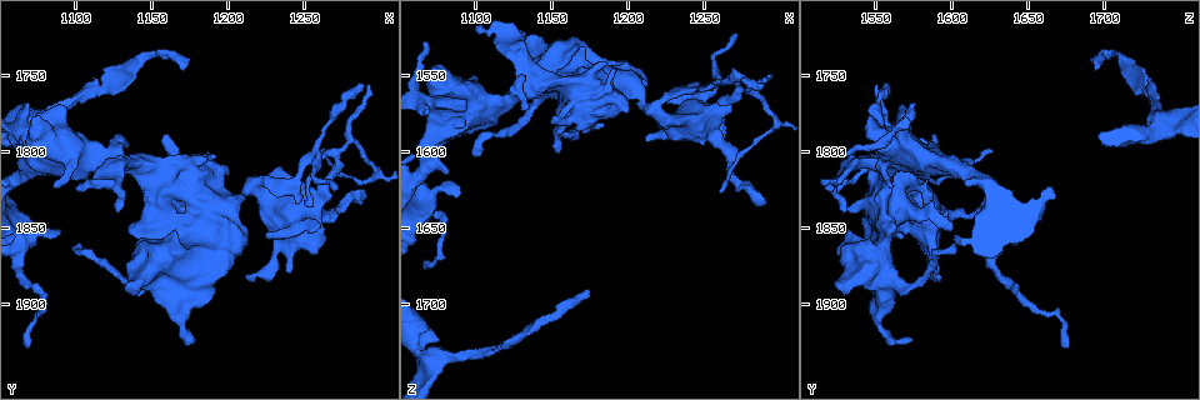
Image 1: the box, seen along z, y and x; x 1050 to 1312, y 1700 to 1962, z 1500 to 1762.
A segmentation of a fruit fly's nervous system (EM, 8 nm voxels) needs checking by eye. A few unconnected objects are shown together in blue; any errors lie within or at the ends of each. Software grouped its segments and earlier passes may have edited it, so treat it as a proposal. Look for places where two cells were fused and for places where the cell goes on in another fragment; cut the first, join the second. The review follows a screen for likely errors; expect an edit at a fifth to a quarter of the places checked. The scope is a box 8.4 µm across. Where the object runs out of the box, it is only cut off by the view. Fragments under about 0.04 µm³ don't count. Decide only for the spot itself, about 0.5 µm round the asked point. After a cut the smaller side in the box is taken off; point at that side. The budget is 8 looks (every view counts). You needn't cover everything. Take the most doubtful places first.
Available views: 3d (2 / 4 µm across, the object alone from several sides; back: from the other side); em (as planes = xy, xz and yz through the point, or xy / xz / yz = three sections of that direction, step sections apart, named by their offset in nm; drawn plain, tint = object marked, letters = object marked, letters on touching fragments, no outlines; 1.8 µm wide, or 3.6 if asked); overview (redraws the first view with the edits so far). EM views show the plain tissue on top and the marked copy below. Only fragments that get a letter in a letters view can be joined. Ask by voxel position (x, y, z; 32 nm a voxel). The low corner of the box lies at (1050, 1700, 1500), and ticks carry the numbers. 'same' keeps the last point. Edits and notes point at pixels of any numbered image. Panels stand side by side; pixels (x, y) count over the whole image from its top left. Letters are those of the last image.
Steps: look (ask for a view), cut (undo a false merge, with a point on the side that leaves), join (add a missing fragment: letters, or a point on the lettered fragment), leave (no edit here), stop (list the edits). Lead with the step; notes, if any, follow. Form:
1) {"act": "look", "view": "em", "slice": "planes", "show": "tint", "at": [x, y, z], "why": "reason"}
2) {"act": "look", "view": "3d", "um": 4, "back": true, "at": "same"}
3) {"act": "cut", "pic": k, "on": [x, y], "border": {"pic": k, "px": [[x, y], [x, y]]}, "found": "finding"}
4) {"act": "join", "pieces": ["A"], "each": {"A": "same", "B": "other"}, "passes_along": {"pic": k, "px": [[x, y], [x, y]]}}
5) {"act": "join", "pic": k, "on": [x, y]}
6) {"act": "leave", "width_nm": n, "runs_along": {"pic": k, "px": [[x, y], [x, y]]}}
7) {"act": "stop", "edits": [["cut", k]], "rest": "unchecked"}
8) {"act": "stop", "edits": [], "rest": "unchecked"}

{"act": "look", "view": "3d", "um": 2, "back": true, "at": [1072, 1782, 1734]}

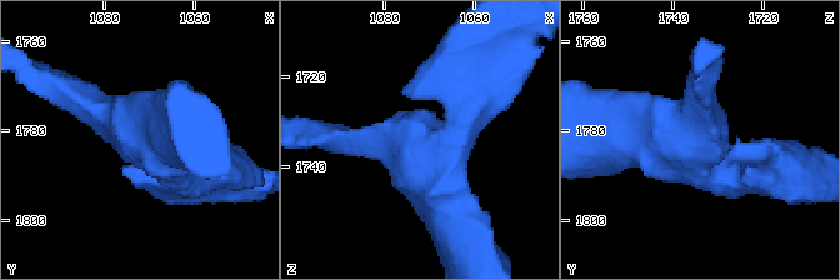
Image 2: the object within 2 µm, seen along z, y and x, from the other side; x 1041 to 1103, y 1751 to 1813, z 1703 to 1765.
{"act": "look", "view": "em", "slice": "planes", "show": "tint", "at": [1071, 1780, 1737]}

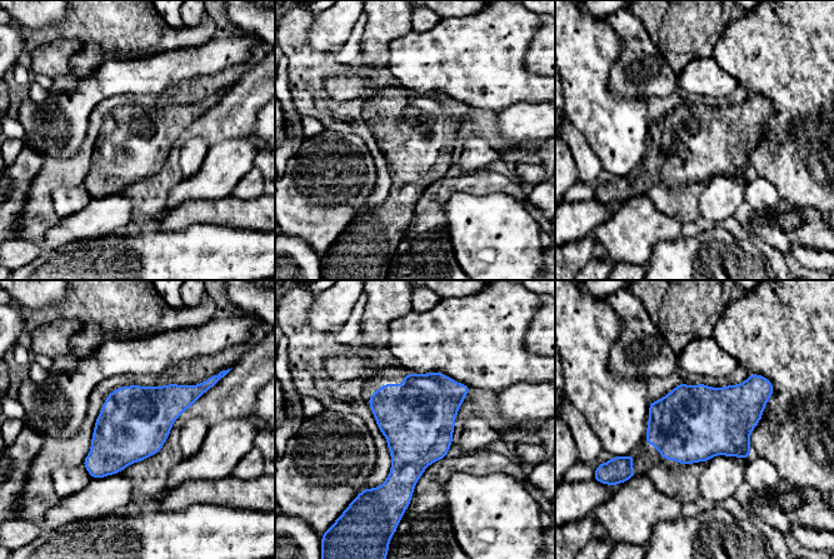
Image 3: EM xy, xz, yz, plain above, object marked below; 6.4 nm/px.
{"act": "look", "view": "em", "slice": "planes", "show": "letters", "at": "same"}

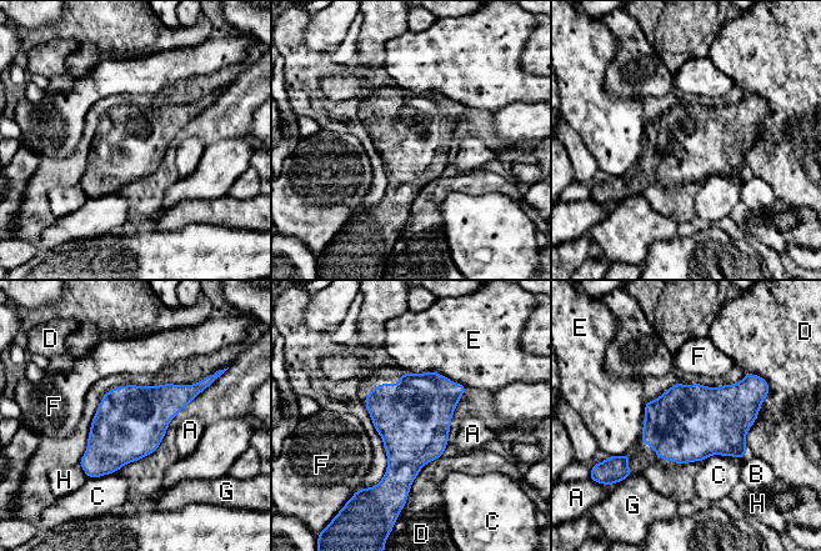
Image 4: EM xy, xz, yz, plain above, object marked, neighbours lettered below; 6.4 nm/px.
{"act": "leave", "each": {"A": "other", "B": "other", "C": "other", "D": "other", "E": "other", "F": "other", "G": "other", "H": "other"}, "found": "all the same cell"}

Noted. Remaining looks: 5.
{"act": "look", "view": "em", "um": 3.6, "slice": "planes", "show": "letters", "at": [1254, 1806, 1558], "why": "sudden change in width"}

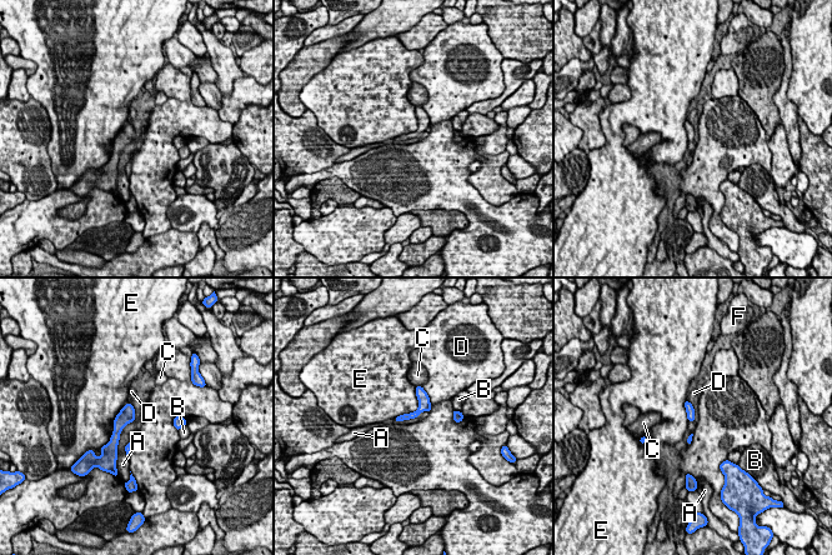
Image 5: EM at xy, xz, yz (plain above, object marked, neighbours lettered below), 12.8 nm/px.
{"act": "leave", "longest_contact_nm": ["E", 500], "each": {"A": "other", "B": "other", "C": "other", "D": "other", "E": "other", "F": "other"}, "border": {"pic": 5, "px": [[416, 386], [417, 408], [394, 418]]}, "found": "all the same cell"}

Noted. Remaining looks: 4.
{"act": "look", "view": "em", "slice": "yz", "step": 16, "show": "tint", "at": [1066, 1768, 1576], "why": "branch stops here"}

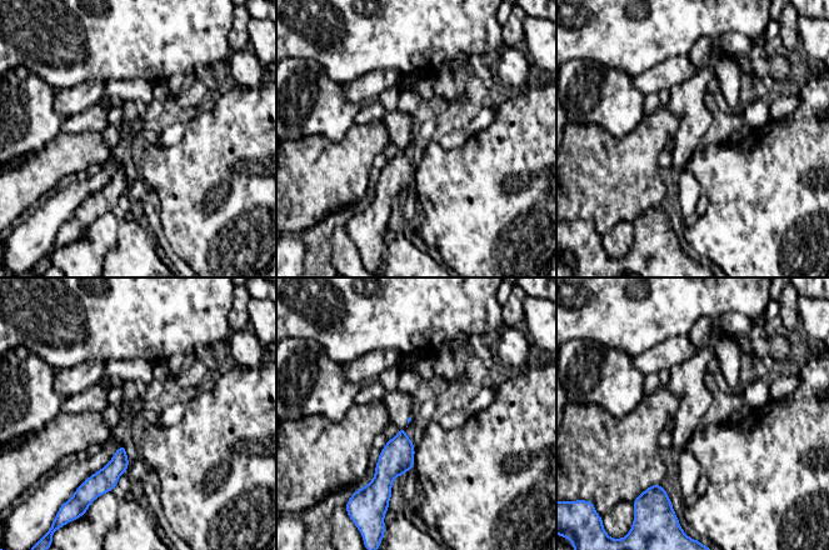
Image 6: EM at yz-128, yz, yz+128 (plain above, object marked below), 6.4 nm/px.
{"act": "look", "view": "em", "slice": "yz", "step": 16, "show": "letters", "at": "same", "why": "see the neighbours"}

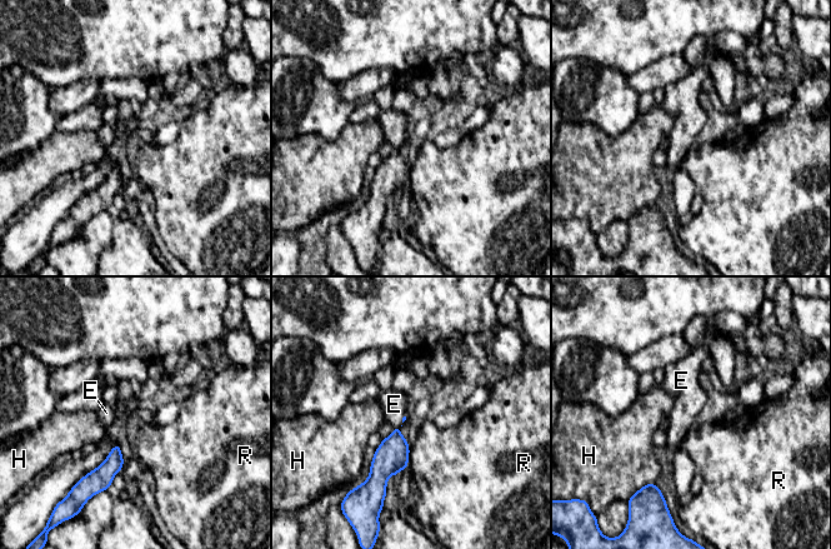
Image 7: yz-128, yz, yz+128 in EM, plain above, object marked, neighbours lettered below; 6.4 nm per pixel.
{"act": "join", "pic": 7, "on": [394, 404], "longest_contact_nm": ["R", 130], "each": {"E": "same", "H": "other", "R": "other"}, "found": "the cell continues"}

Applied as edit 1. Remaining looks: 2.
{"act": "stop", "edits": [["join", 7]], "rest": "unchecked"}

